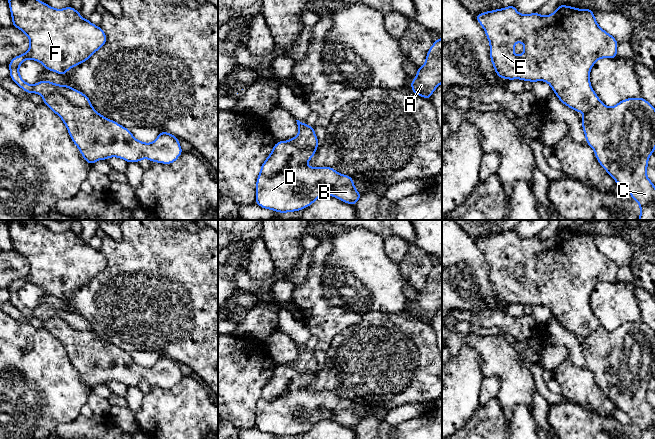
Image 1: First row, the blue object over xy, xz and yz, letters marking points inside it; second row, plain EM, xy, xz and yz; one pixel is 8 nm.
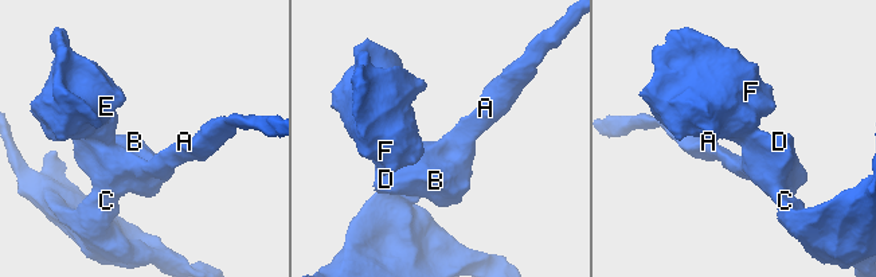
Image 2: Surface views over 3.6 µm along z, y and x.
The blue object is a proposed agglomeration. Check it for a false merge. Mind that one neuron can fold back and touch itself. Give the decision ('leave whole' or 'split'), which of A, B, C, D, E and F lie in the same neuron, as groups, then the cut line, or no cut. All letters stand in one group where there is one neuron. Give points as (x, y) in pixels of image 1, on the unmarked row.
split; groups A B C D / E F; cut xy (43, 319), (58, 317), (74, 329), (91, 330)

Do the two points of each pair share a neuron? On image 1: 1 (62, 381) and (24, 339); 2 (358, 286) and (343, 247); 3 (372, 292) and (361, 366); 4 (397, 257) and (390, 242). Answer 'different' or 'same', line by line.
1: same
2: same
3: different
4: same

